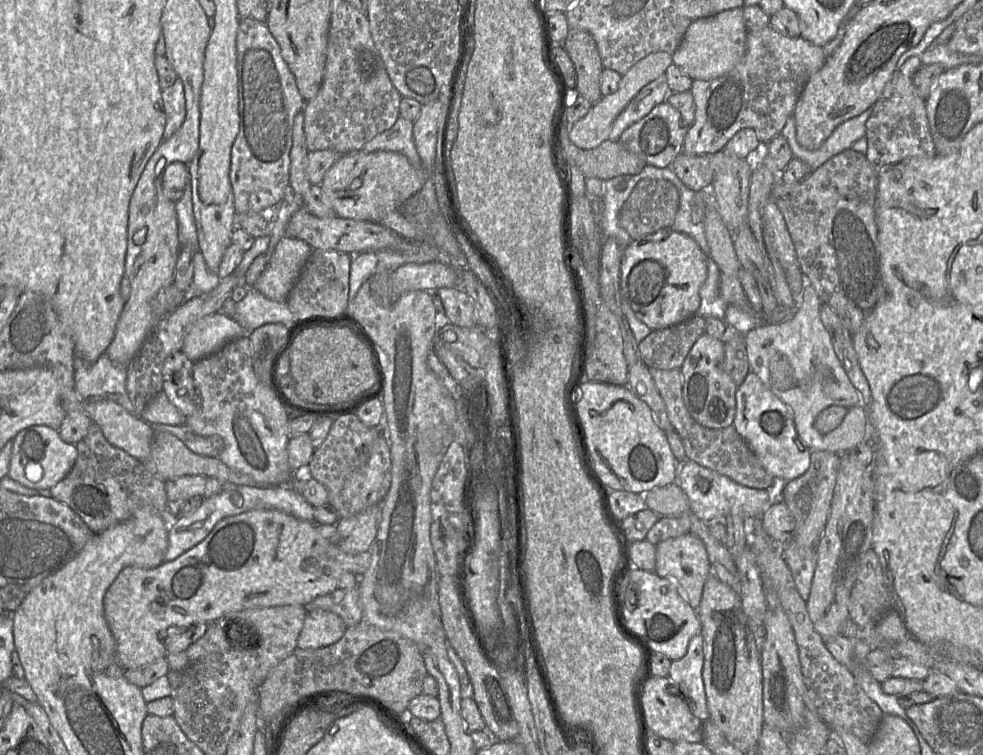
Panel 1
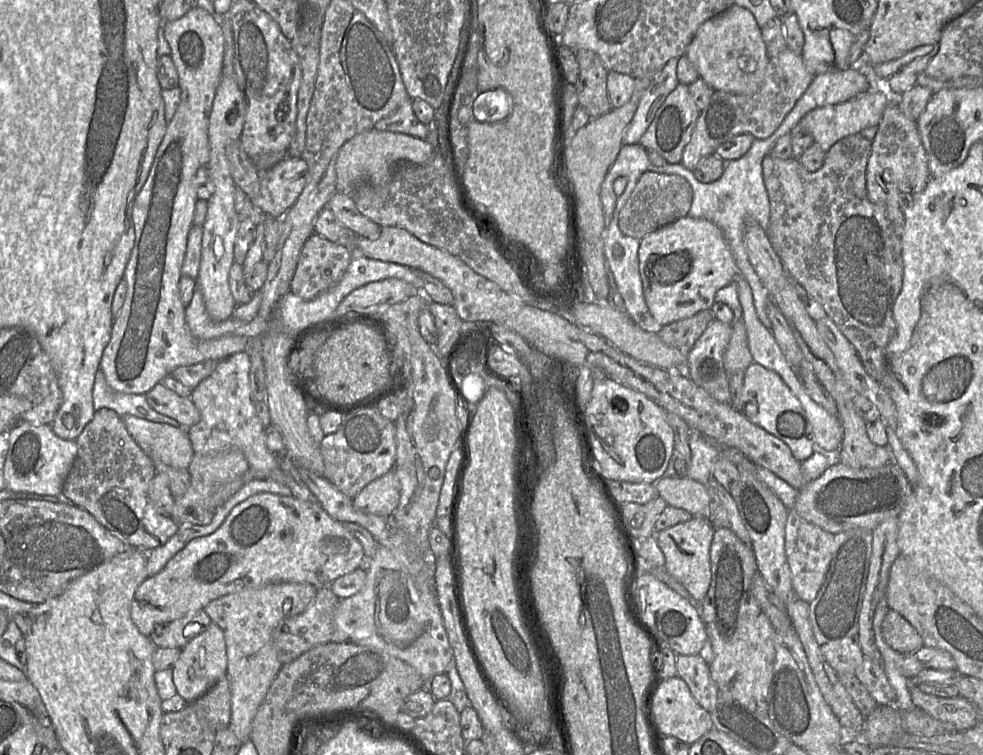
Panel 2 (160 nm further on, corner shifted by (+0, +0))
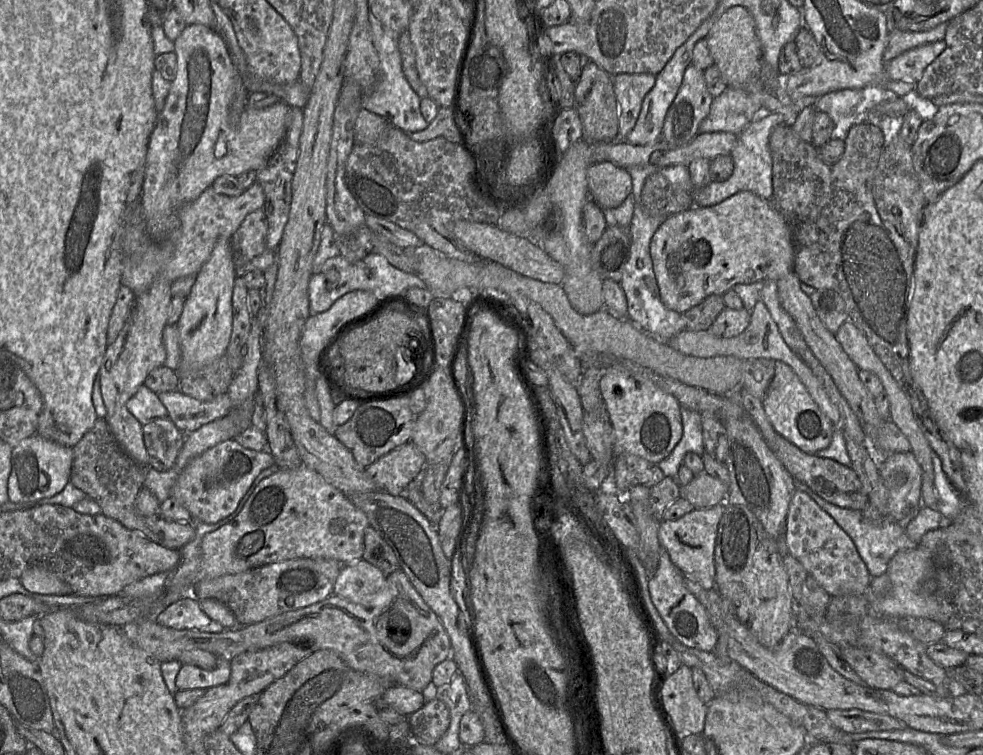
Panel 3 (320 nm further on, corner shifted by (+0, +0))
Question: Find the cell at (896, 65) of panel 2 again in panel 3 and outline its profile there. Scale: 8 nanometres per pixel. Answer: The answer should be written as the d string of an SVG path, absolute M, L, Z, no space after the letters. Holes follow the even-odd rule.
M948 22L940 23L932 29L922 32L891 31L888 37L887 47L883 53L884 63L888 64L907 50L943 40L947 25Z

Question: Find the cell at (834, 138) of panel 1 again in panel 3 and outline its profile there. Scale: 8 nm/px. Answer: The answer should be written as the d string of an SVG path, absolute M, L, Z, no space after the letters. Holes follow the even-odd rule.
M843 89L819 97L813 105L817 111L827 113L837 126L836 136L845 136L849 120L856 118L856 108L862 100L861 89Z

